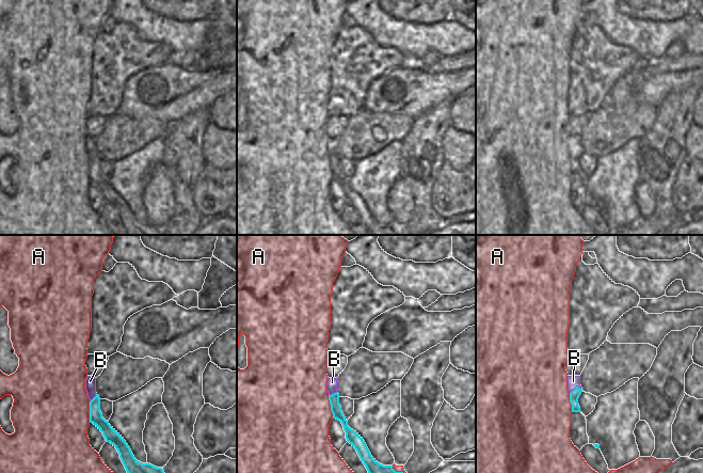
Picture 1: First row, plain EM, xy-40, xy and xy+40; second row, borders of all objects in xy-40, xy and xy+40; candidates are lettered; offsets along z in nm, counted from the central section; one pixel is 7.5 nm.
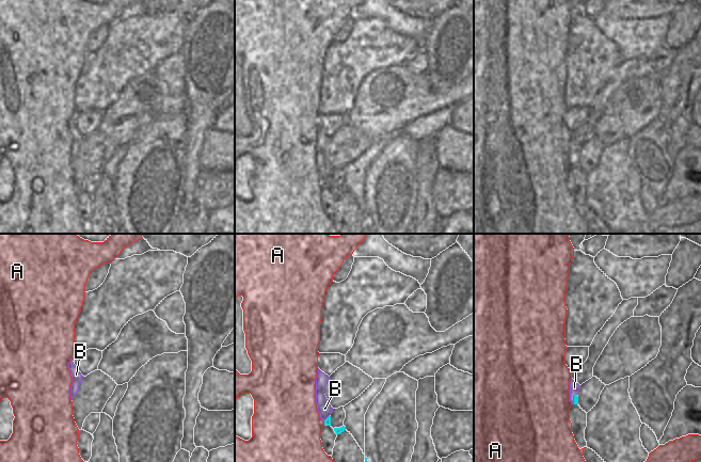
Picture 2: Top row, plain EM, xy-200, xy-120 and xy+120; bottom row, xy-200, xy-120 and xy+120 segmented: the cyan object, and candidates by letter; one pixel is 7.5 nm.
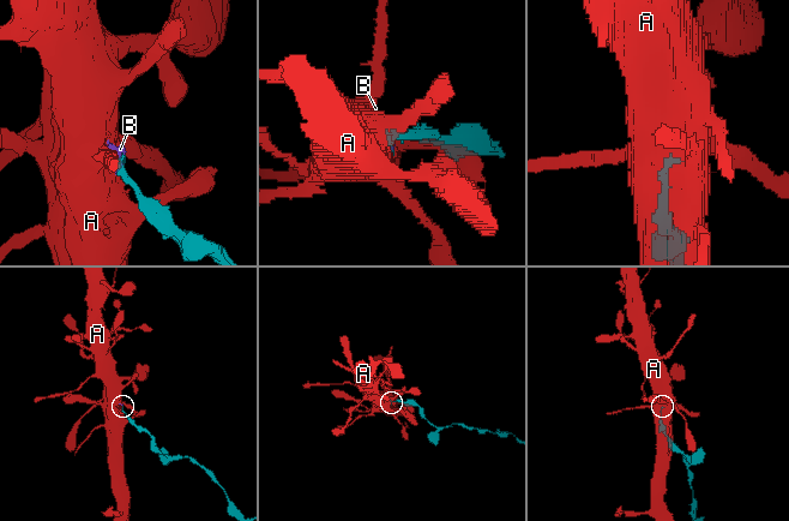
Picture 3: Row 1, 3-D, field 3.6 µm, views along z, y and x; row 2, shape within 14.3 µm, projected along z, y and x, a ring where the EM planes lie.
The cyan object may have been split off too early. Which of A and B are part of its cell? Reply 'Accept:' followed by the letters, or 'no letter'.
Accept: B

